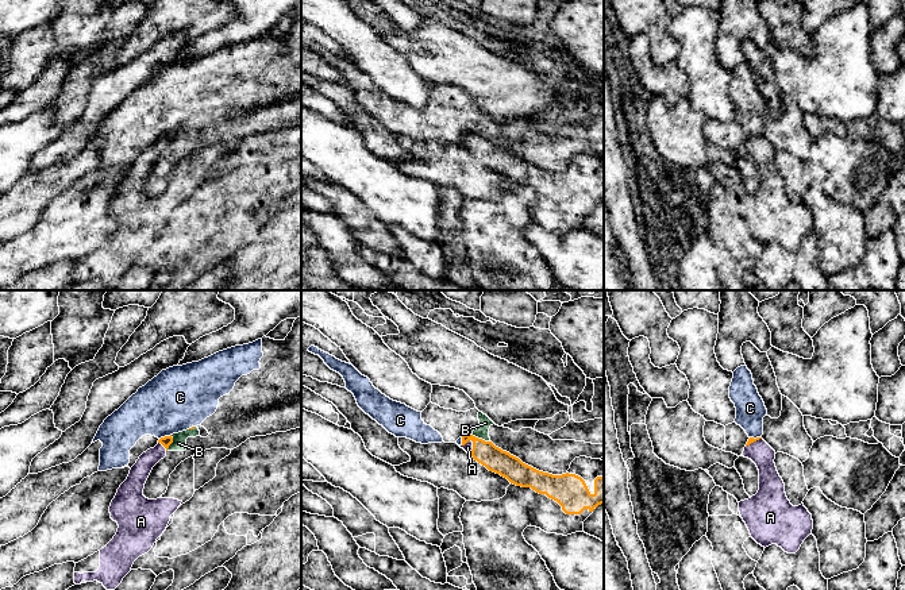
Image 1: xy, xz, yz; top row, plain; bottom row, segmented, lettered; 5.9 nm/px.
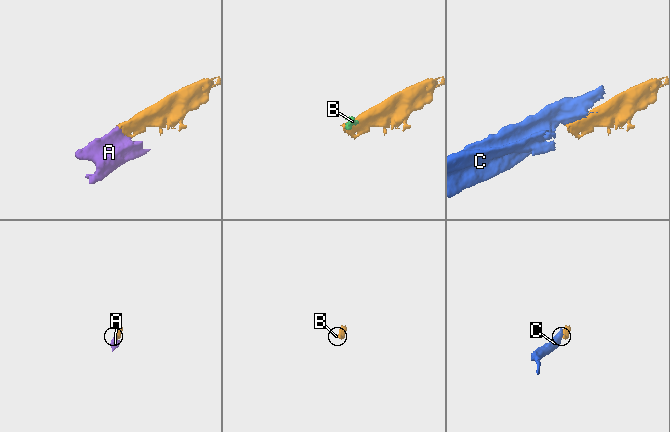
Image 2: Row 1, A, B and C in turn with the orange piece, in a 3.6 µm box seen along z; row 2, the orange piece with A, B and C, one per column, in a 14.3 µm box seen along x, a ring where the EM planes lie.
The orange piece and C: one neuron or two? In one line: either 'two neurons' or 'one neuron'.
two neurons

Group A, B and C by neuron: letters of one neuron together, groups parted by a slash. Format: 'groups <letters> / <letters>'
groups A / B C

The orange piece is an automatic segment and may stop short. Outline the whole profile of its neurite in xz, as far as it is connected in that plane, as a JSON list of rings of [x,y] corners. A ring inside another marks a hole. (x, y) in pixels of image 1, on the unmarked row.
[[[463,132],[459,144],[489,169],[500,171],[511,181],[531,185],[536,190],[546,192],[557,198],[566,212],[581,212],[585,207],[593,209],[604,201],[604,174],[594,177],[594,190],[592,192],[581,174],[569,170],[552,173],[539,169],[496,144],[492,139]]]

